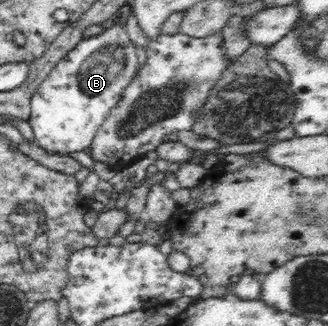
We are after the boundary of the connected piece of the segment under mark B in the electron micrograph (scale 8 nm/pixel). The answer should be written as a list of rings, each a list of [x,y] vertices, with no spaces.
[[[118,22],[97,36],[79,41],[75,48],[59,60],[59,64],[41,82],[31,97],[31,114],[26,121],[31,125],[37,145],[48,153],[60,153],[61,155],[90,148],[99,126],[103,124],[110,110],[119,102],[124,88],[137,72],[139,60],[133,44],[126,32],[125,25]]]

